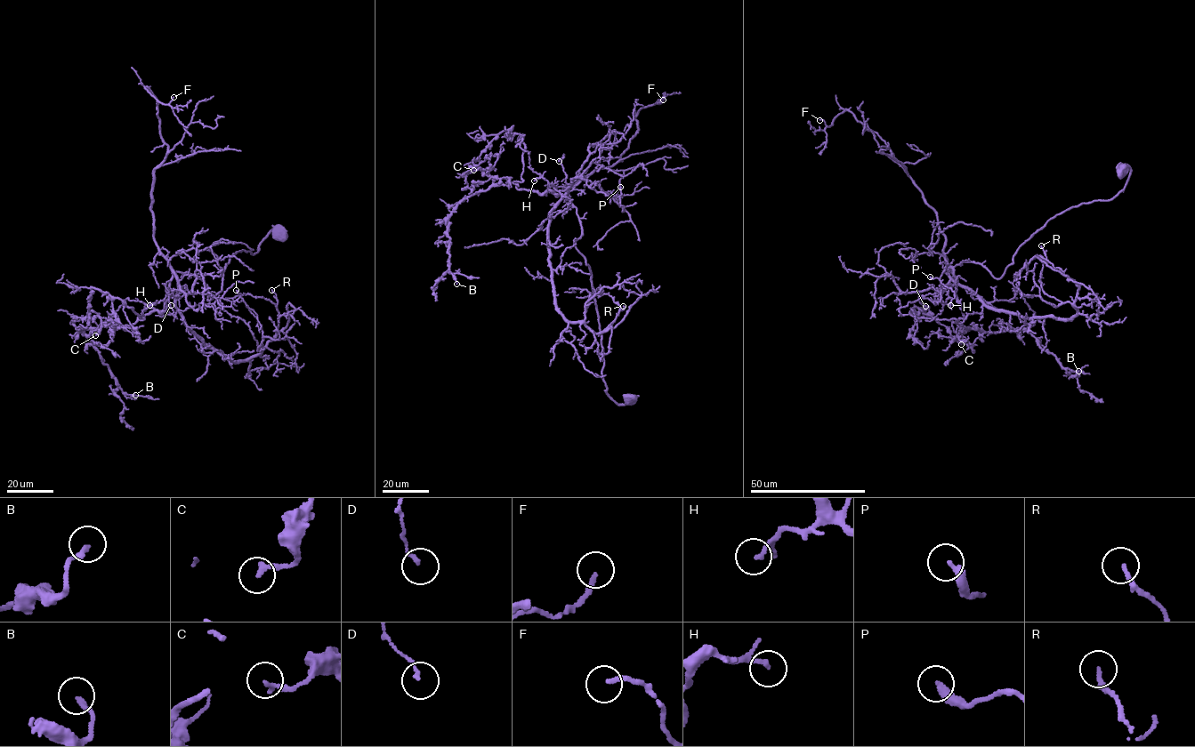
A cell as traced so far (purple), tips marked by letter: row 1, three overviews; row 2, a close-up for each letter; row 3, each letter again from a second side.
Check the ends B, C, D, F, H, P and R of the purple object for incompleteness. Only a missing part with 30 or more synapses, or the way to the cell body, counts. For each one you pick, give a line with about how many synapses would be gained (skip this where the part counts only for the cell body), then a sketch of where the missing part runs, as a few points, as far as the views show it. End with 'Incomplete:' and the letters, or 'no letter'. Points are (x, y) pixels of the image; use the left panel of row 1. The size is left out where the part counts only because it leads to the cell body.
F: 70 synapses; course (173, 97), (178, 95), (185, 99), (197, 114), (205, 112)
Incomplete: F

